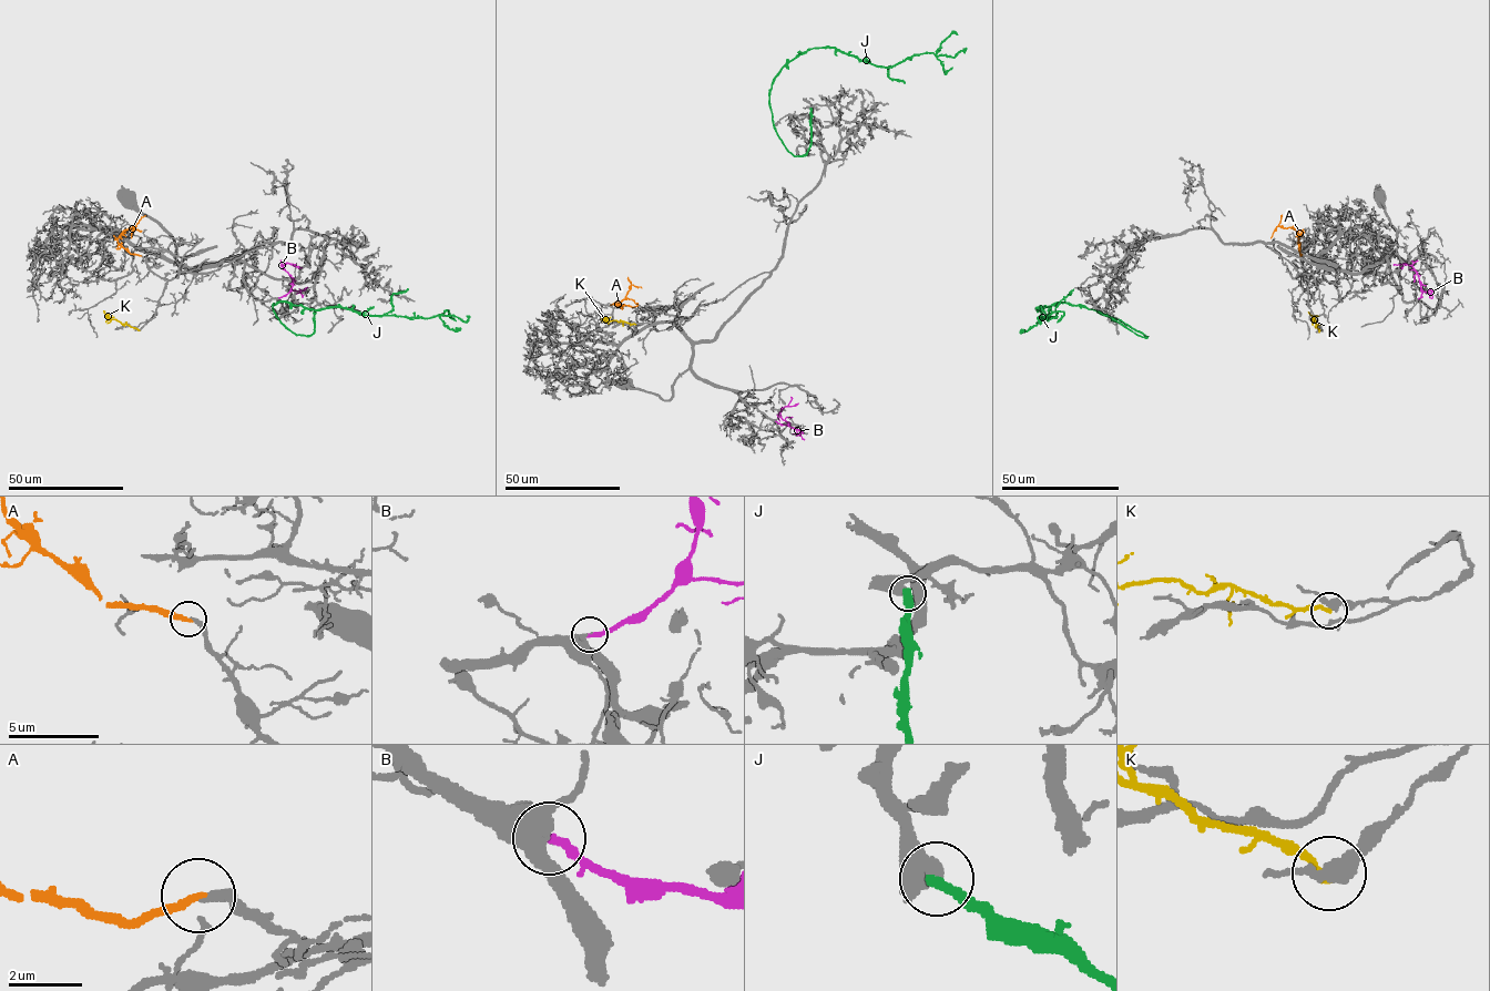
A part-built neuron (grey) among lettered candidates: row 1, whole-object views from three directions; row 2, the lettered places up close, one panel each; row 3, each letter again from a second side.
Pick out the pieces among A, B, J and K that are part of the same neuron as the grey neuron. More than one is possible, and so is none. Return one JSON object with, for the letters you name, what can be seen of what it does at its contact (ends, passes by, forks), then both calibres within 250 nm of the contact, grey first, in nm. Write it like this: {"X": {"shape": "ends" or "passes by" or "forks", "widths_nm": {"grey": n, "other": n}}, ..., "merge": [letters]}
{"A": {"shape": "ends", "widths_nm": {"grey": 260, "other": 220}}, "B": {"shape": "ends", "widths_nm": {"grey": 400, "other": 240}}, "merge": ["A", "B"]}

